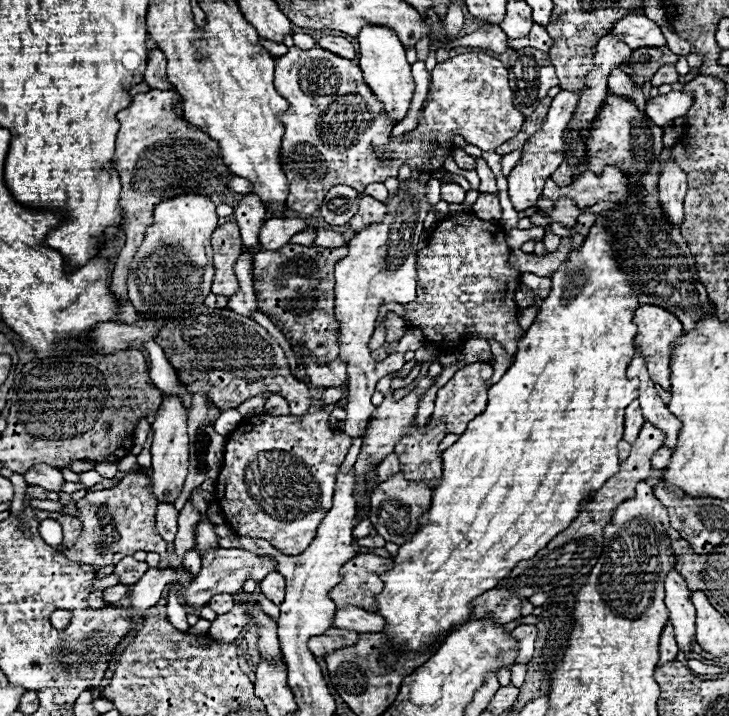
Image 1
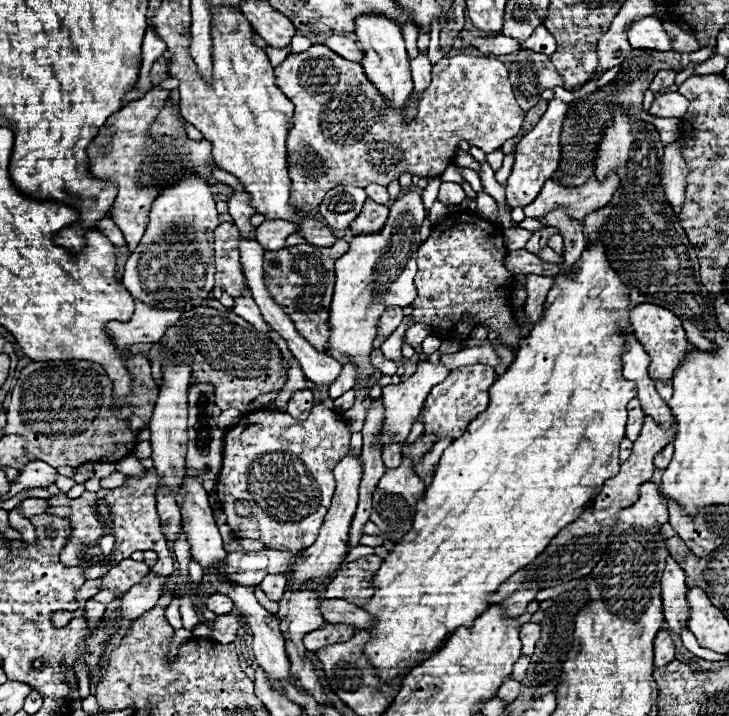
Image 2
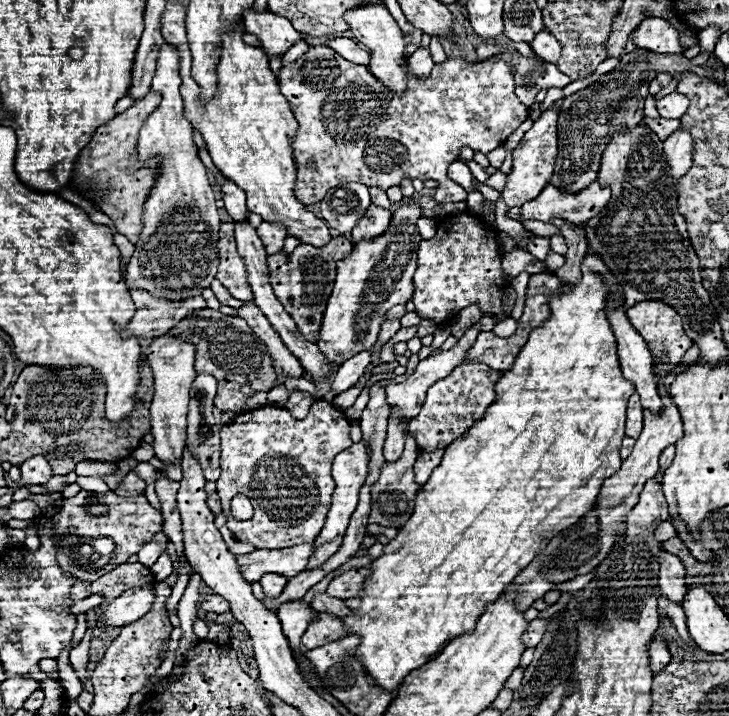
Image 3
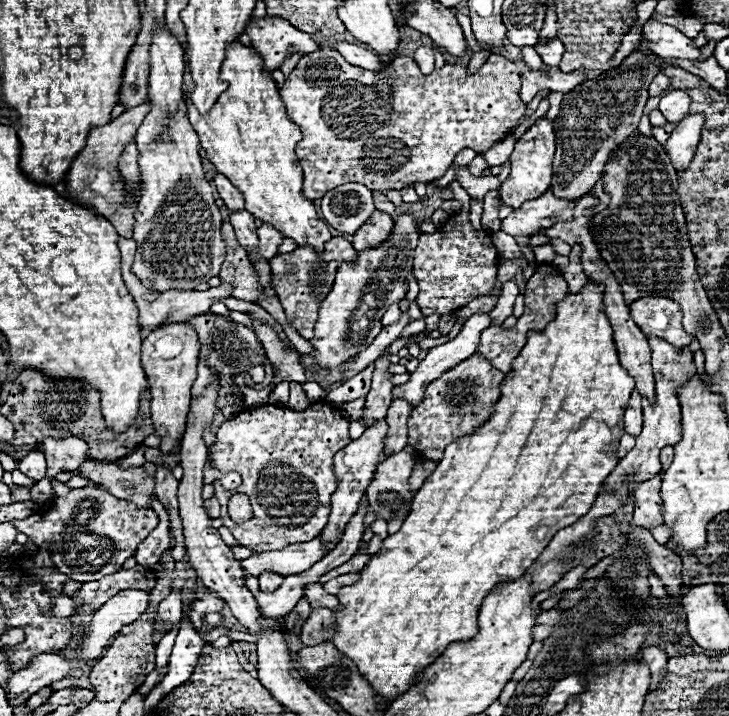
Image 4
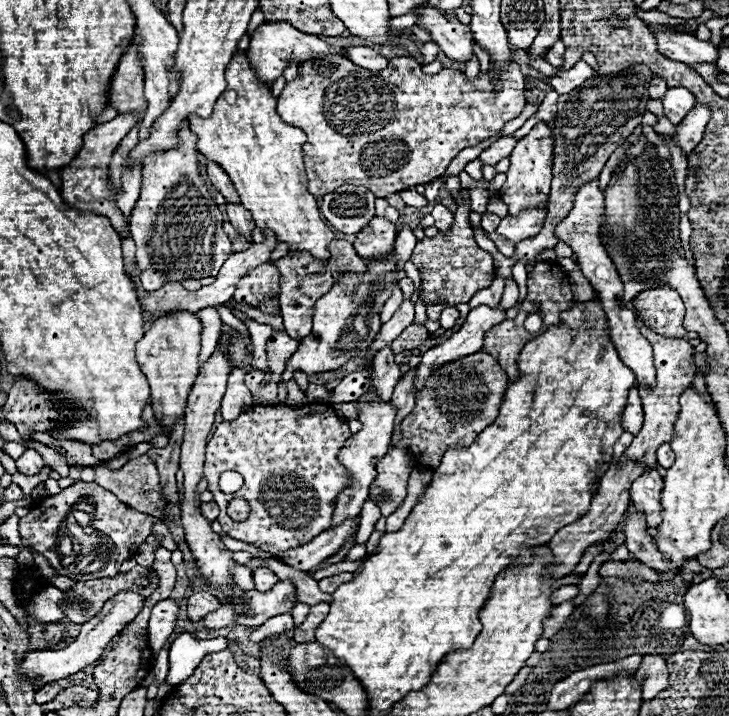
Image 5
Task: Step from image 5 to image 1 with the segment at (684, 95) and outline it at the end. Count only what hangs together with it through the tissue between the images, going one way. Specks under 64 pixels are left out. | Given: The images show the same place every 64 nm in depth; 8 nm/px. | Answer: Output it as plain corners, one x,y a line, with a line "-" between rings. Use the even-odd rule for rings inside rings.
672,90
668,94
660,94
646,102
646,114
650,120
654,120
658,126
664,126
666,122
684,116
688,108
692,106
694,96
690,92
678,92

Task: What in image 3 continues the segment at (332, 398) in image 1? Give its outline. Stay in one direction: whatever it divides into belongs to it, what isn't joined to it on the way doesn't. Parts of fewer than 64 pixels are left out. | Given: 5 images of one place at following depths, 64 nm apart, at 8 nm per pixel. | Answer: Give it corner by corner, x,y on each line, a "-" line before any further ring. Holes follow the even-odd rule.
372,350
360,352
358,356
346,360
346,362
338,368
336,378
334,378
334,384
332,384
332,394
334,394
334,396
338,396
340,392
352,388
352,386
358,382
358,378
364,374
366,366
370,364
370,354
372,354

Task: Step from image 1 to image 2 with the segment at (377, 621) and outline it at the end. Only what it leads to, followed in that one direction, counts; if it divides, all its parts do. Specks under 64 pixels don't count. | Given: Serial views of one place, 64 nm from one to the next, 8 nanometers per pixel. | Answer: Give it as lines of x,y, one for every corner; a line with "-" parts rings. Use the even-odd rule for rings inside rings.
328,598
326,602
322,602
320,612
324,614
326,622
332,624
348,624
354,626
356,630
366,630
370,626
374,626
376,618
372,614
368,614
366,610
346,602
346,600
338,600
338,598

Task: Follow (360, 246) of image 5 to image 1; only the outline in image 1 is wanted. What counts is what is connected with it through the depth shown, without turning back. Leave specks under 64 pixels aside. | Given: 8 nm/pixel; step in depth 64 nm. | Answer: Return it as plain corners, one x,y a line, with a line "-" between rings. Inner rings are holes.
362,194
358,200
358,212
352,216
350,226
354,232
362,230
366,224
376,224
378,220
382,220
382,216
386,214
386,206
384,202
374,200
372,196

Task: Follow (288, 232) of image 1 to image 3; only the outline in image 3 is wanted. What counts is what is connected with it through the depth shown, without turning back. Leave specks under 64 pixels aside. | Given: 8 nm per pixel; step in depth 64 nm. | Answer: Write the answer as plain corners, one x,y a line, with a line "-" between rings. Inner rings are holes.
262,222
258,228
256,228
264,248
268,254
274,254
274,252
280,252
282,246
284,246
284,240
288,236
286,228
282,224
266,224

